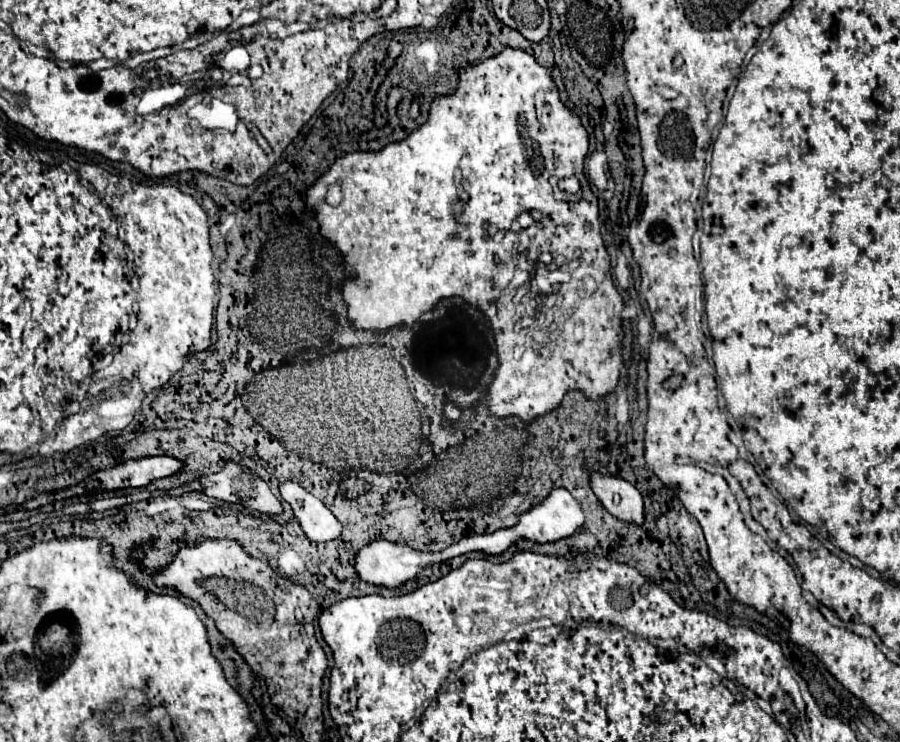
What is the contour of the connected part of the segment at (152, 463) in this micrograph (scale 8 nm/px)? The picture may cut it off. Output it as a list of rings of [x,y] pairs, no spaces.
[[[146,456],[138,460],[126,460],[114,468],[100,470],[92,480],[100,480],[100,490],[120,490],[120,488],[140,488],[152,480],[176,474],[184,464],[170,456]]]

